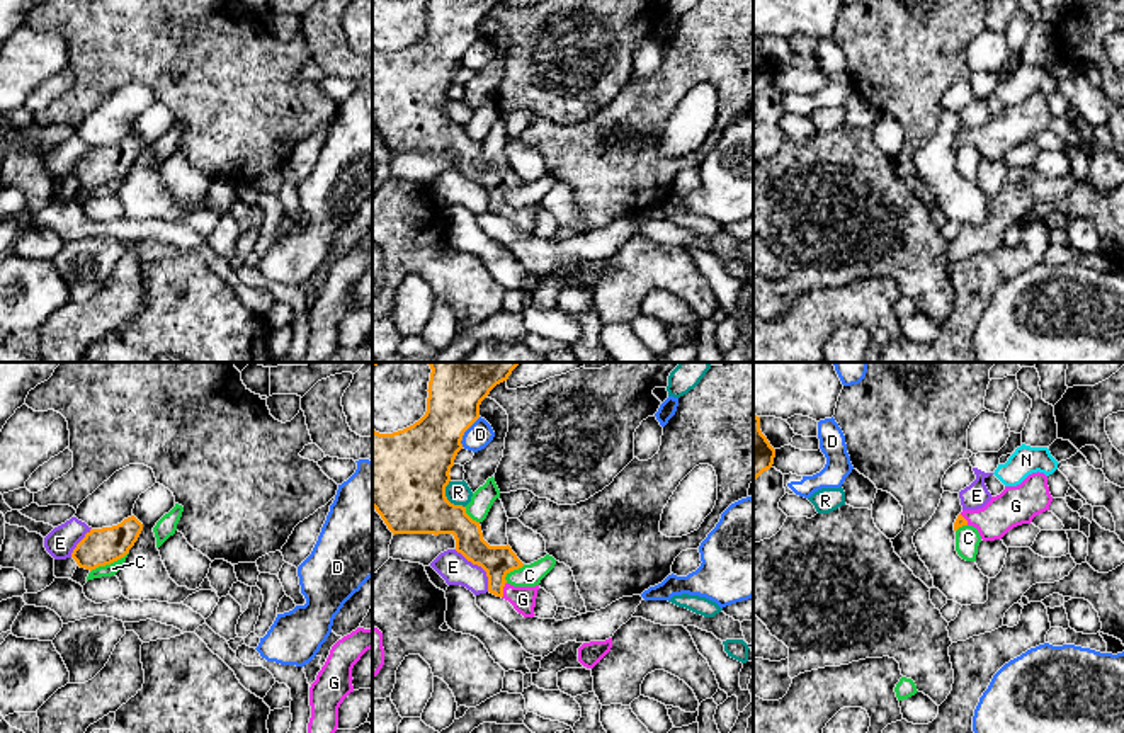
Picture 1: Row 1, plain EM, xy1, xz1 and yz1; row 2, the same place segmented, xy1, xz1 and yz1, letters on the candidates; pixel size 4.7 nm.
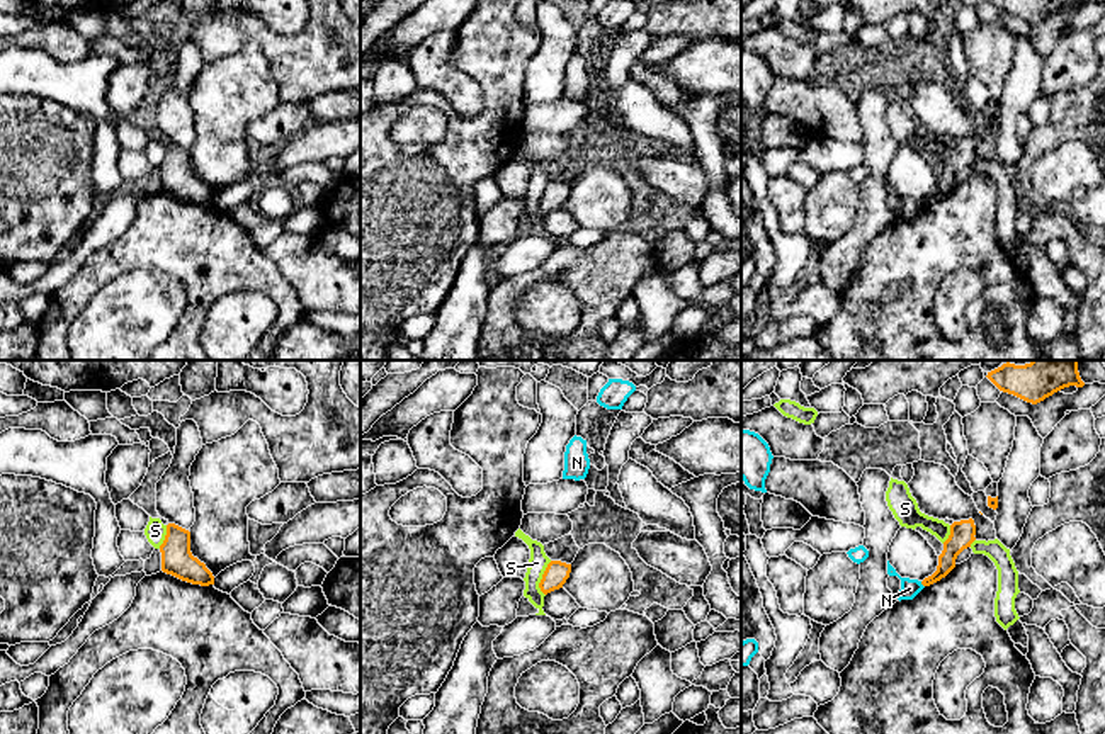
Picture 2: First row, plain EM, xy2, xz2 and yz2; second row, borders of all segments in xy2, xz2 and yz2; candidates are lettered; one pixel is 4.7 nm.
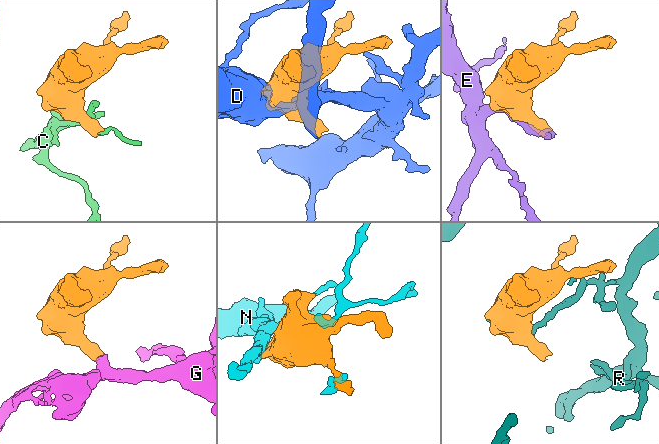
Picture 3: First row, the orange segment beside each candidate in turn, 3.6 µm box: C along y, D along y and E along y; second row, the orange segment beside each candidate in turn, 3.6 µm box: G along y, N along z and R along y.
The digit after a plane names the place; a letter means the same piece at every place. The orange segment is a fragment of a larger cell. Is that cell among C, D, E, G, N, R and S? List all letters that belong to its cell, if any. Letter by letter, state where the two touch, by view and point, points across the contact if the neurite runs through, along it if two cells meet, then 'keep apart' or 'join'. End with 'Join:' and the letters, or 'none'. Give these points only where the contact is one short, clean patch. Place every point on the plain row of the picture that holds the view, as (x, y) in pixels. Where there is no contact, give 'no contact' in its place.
C: meets orange in xy1 at (109, 182); keep apart
D: meets orange in xz1 at (465, 50); border along xz1 (480, 36), (465, 51), (461, 65); keep apart
E: meets orange in xz1 at (480, 184); keep apart
G: meets orange in xz1 at (502, 210); runs through xz1 (497, 181), (502, 210), (522, 218); join
N: meets orange in yz2 at (922, 203); border along yz2 (920, 201), (923, 206); keep apart
R: meets orange in xz1 at (446, 118); keep apart
S: meets orange in xz2 at (543, 197); border along xz2 (551, 180), (539, 203), (539, 209), (544, 214); keep apart
Join: G

